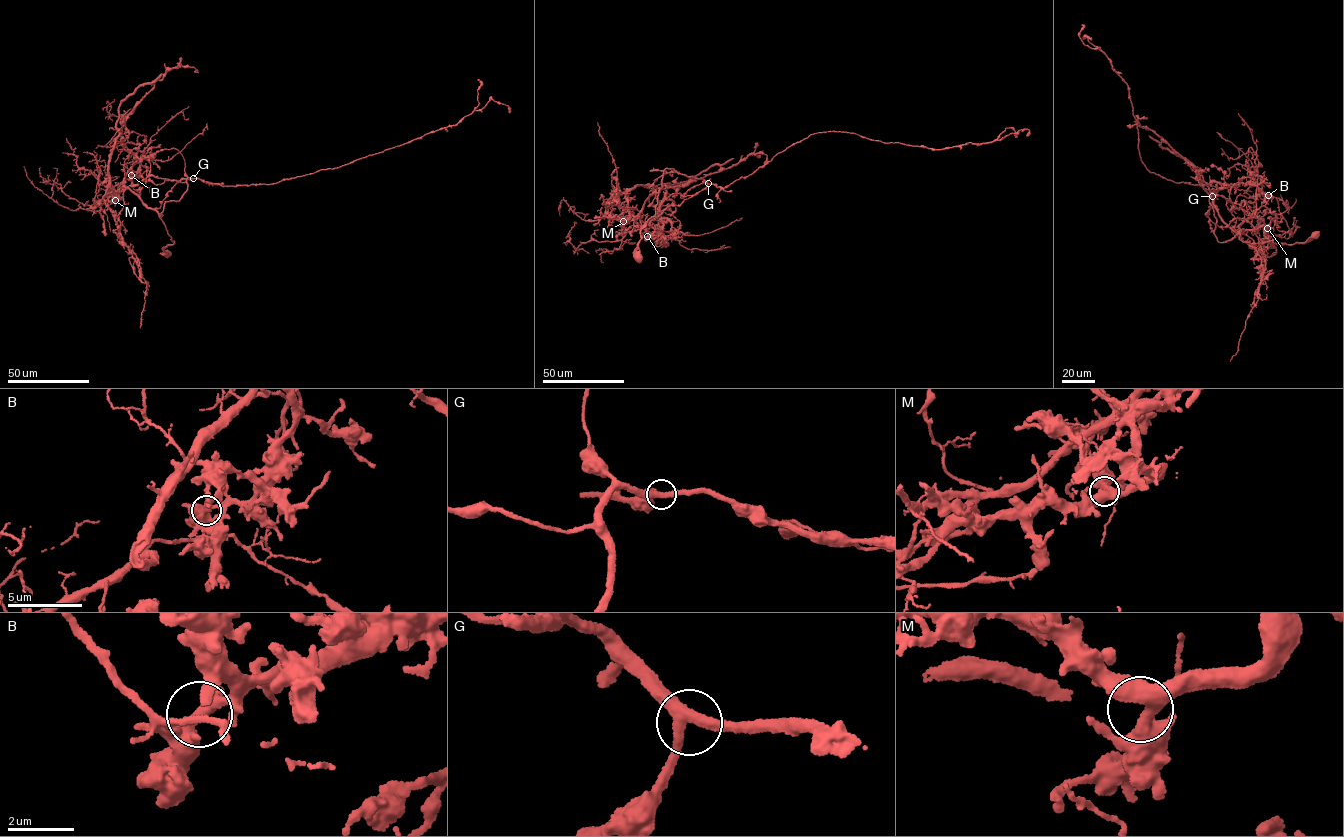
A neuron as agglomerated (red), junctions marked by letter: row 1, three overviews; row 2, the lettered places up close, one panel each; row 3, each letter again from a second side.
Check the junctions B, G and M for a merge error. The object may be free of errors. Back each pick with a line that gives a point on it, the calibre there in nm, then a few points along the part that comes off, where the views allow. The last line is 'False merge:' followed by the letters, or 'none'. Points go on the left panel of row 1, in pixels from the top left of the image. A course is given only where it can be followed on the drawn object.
B: at (131, 175); 340 nm thick; foreign part runs (131, 175), (124, 185), (161, 216), (187, 178), (271, 184), (456, 124), (491, 97), (509, 113)
False merge: B

